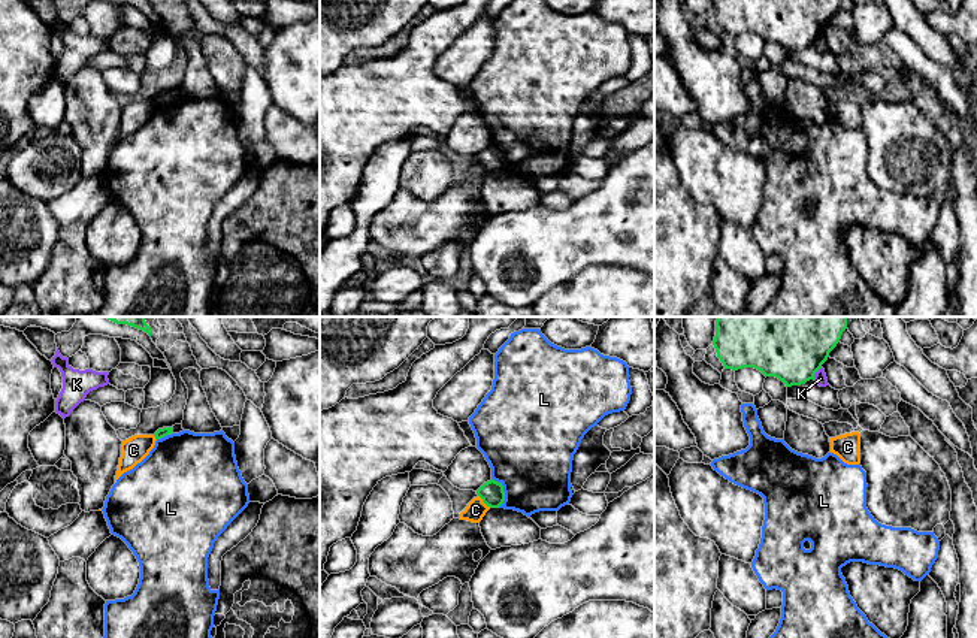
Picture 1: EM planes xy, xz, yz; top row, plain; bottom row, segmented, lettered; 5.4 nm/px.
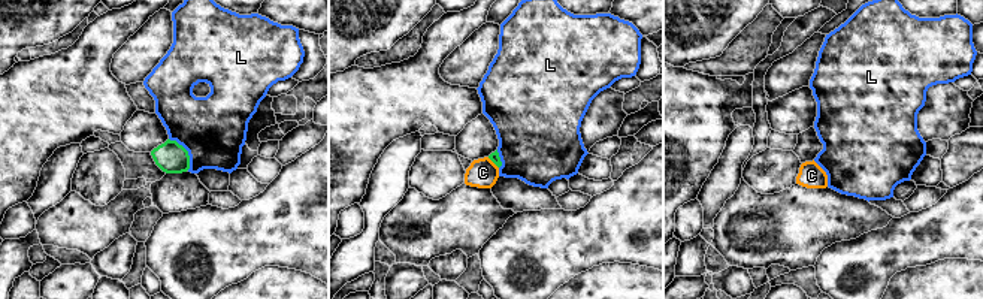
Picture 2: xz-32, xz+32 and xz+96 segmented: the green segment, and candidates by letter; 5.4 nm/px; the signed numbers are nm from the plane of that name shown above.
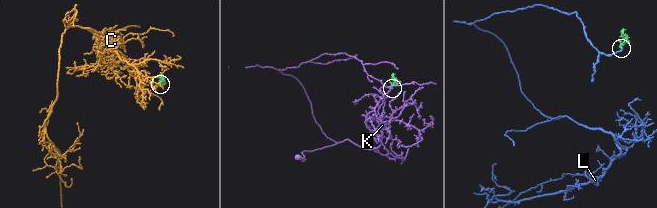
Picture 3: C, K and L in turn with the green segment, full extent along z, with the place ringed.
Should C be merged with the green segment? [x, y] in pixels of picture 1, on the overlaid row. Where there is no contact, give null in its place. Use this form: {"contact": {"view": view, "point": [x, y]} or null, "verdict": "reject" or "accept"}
{"contact": {"view": "xz", "point": [484, 502]}, "verdict": "reject"}

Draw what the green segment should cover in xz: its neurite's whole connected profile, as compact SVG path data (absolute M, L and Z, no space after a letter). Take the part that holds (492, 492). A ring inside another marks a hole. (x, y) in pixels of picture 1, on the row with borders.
M490 480L484 483L477 495L483 499L483 502L490 508L499 508L505 501L505 492L502 483Z

